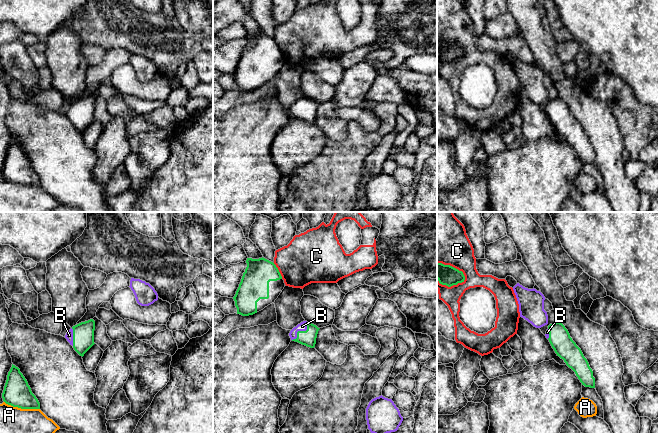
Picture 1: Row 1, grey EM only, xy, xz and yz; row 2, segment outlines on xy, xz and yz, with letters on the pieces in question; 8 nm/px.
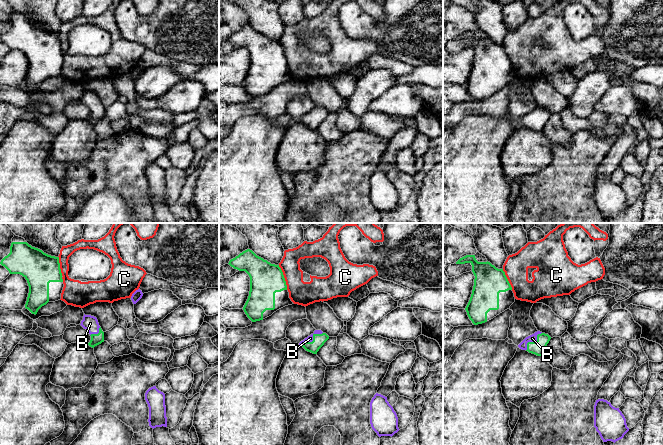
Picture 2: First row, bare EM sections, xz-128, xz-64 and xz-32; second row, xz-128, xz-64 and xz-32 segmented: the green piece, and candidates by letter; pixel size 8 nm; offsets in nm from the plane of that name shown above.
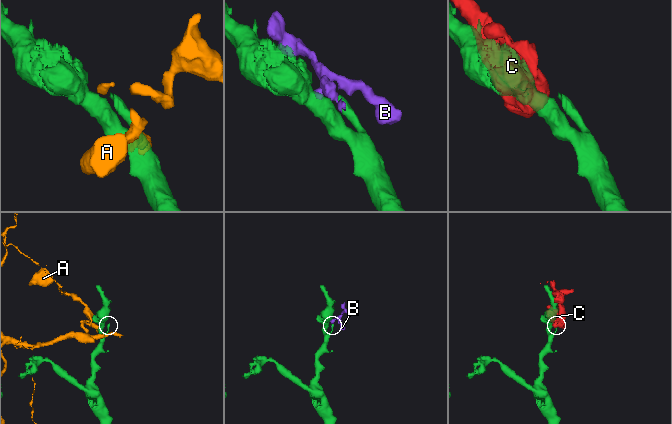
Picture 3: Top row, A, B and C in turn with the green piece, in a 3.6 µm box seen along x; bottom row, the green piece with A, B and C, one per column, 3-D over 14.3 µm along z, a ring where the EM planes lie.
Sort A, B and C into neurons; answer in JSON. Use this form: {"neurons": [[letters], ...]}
{"neurons": [["A"], ["B"], ["C"]]}

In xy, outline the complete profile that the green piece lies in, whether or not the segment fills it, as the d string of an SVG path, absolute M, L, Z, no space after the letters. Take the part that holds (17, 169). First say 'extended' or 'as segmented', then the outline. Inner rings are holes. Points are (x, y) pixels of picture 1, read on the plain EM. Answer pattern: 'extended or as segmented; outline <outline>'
as segmented; outline M12 140L2 169L3 177L21 185L40 185L40 179L32 169L20 145Z

